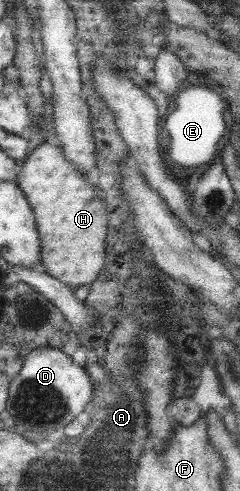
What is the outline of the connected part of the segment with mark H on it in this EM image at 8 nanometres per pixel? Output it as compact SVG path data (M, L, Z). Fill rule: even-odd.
M46 140L35 147L17 168L17 186L31 207L39 237L40 268L71 290L89 284L99 272L104 260L104 238L109 209L102 204L95 184L86 181L78 168L65 160L54 140Z

